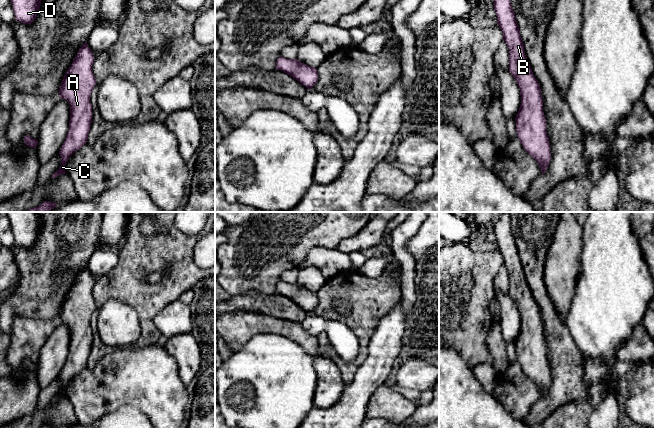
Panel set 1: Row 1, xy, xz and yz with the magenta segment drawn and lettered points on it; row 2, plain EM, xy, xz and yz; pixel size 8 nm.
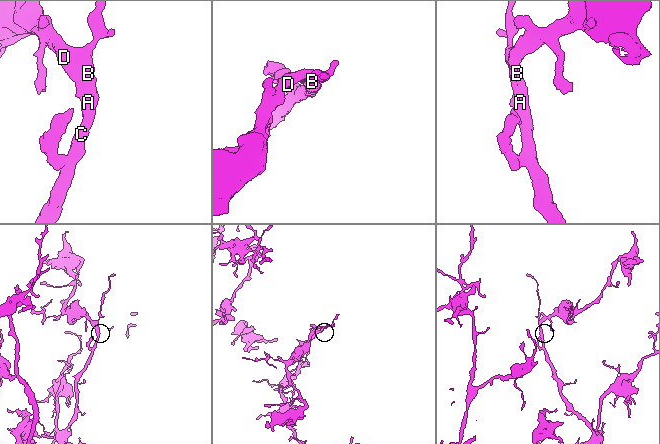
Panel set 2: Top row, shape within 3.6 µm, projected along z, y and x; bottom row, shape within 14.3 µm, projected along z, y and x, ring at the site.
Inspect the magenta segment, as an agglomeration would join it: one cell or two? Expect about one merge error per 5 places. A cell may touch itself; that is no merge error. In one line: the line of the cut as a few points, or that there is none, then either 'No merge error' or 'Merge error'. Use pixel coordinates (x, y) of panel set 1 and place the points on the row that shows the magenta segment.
No split. No merge error

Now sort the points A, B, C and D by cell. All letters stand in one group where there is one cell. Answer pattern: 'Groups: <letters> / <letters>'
Groups: A B C D

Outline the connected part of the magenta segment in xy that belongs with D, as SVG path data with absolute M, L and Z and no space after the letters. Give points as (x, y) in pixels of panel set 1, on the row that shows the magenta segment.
M10 0L12 3L15 19L31 24L37 17L41 0Z

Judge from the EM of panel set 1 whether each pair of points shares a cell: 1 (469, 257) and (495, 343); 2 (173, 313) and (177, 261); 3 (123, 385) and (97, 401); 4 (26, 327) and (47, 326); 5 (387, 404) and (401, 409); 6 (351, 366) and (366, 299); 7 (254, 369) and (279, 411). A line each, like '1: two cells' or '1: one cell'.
1: two cells
2: two cells
3: one cell
4: one cell
5: one cell
6: one cell
7: one cell

